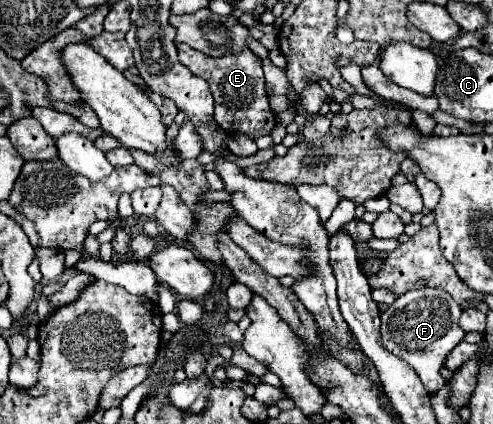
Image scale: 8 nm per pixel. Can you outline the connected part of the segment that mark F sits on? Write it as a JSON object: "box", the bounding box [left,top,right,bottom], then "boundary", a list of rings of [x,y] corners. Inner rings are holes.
{"box":[381,288,465,392],"boundary":[[[423,288],[411,290],[405,296],[399,296],[383,314],[381,314],[381,334],[383,346],[405,360],[421,378],[425,390],[437,392],[447,384],[441,376],[441,368],[445,366],[451,350],[465,338],[465,332],[459,326],[461,306],[441,288]]]}

